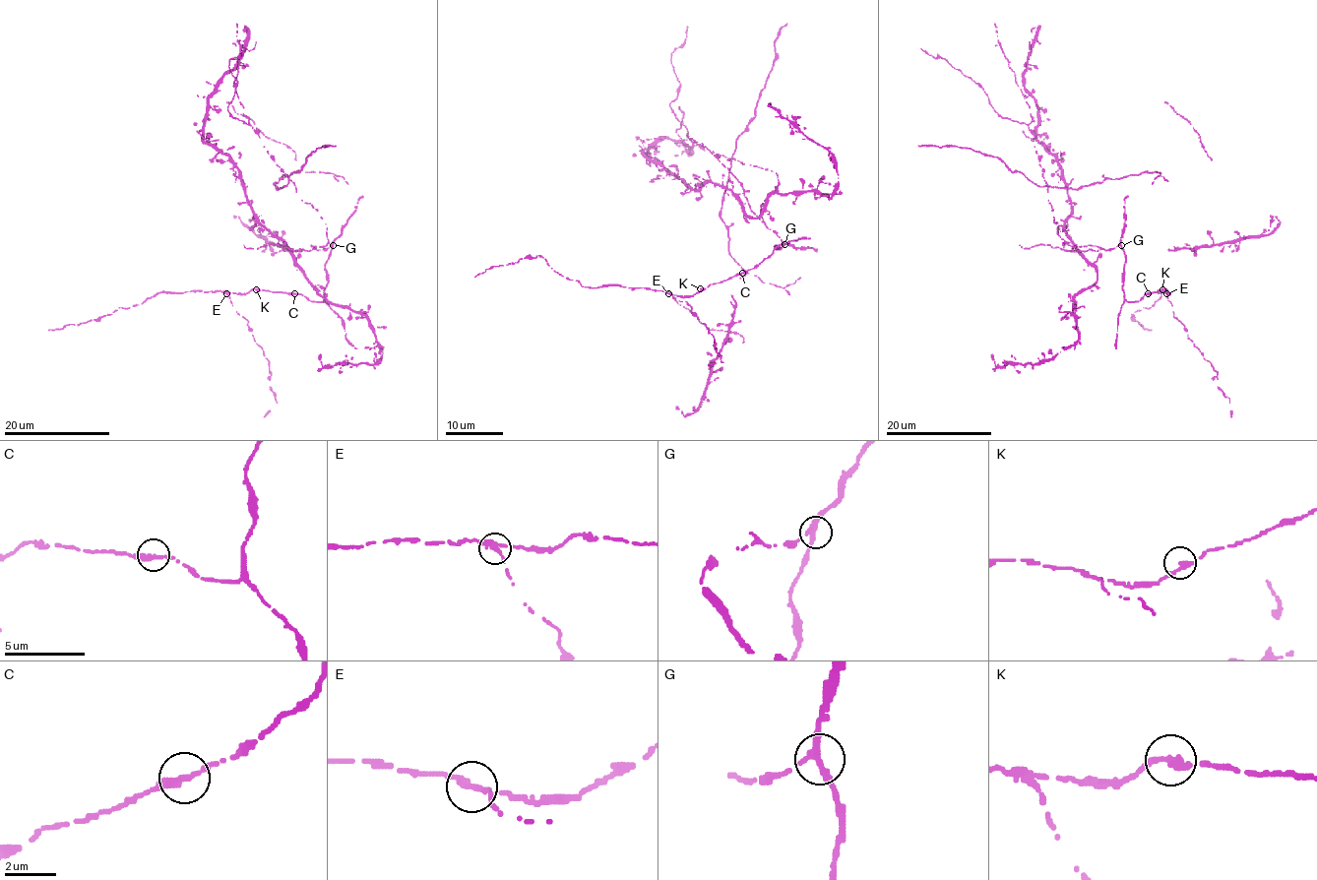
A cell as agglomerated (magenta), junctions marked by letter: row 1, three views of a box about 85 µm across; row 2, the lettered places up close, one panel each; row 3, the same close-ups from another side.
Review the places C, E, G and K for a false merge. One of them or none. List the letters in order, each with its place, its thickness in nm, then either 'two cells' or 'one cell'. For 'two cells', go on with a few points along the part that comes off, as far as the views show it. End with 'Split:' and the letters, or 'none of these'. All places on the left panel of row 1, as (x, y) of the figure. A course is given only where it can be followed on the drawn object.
C: at (294, 293); 300 nm thick; one cell
E: at (226, 293); 320 nm thick; two cells; foreign part runs (226, 293), (268, 359), (269, 387), (276, 400), (264, 416)
G: at (333, 245); 320 nm thick; one cell
K: at (256, 289); 300 nm thick; one cell
Split: E

